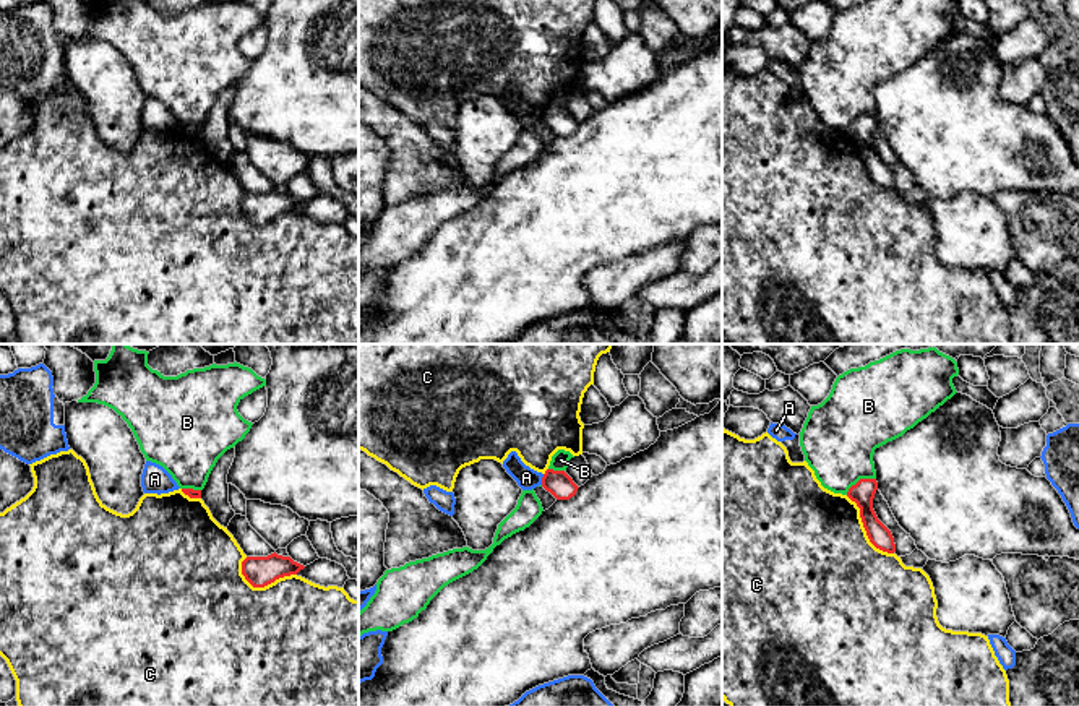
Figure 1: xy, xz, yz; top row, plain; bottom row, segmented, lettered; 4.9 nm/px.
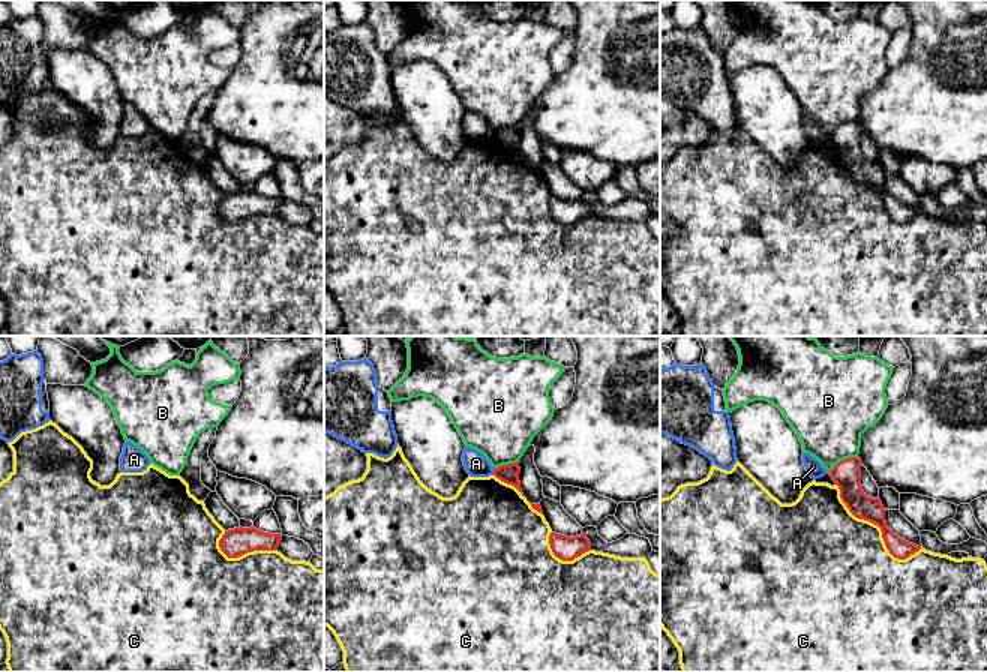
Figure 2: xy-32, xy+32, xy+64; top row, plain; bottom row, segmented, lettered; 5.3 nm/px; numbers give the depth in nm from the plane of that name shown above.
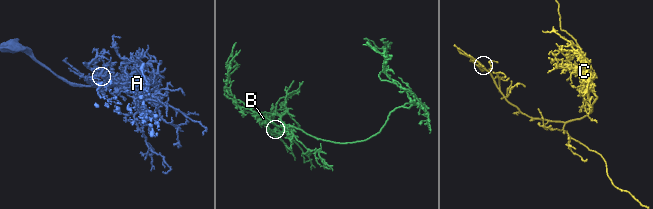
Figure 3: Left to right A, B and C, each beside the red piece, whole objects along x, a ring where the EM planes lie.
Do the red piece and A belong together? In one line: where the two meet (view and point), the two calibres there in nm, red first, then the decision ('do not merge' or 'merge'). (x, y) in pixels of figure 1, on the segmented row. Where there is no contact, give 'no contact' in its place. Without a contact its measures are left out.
xz (542, 479) | 120/110 nm | do not merge

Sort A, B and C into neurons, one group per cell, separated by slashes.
A / B / C

